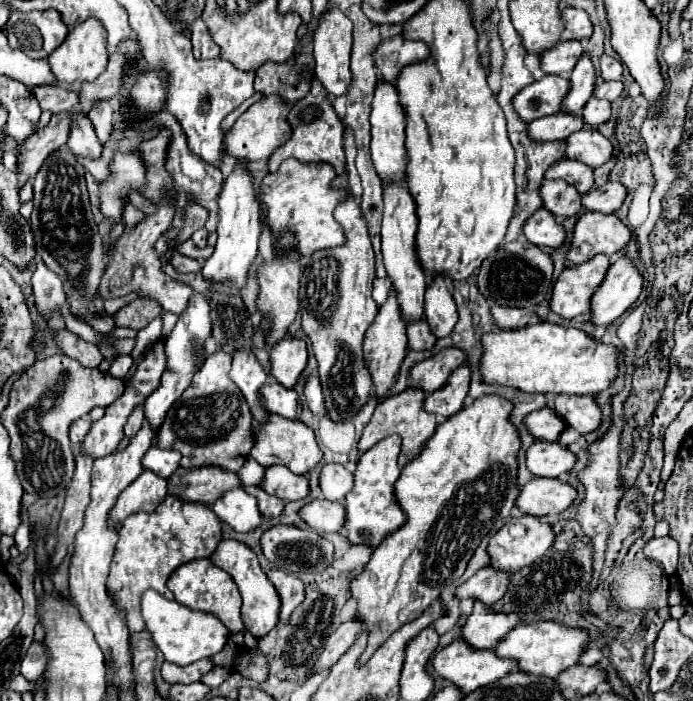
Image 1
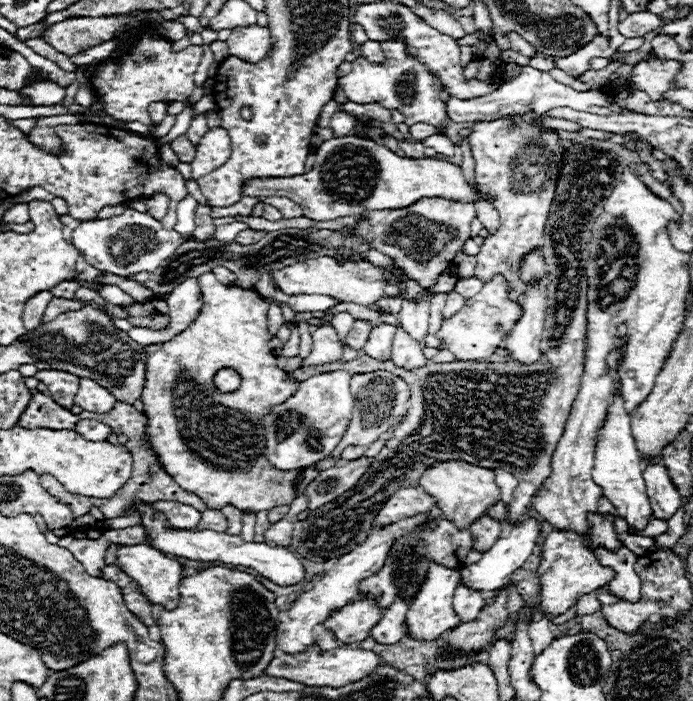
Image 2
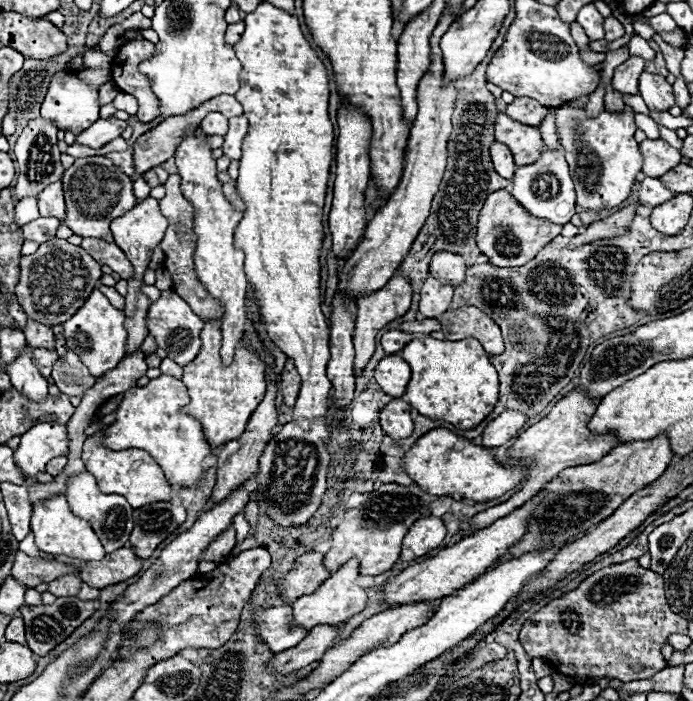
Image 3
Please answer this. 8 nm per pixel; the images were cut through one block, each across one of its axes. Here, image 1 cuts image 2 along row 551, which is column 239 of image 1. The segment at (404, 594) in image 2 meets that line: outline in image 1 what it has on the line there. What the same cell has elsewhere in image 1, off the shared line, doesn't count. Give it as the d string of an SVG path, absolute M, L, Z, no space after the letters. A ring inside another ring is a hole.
M224 350L214 352L206 358L202 370L198 370L184 390L184 394L168 410L162 428L156 434L156 446L178 450L182 454L184 468L218 466L230 472L238 472L248 460L254 446L252 416L242 398L238 386L230 380L230 354Z

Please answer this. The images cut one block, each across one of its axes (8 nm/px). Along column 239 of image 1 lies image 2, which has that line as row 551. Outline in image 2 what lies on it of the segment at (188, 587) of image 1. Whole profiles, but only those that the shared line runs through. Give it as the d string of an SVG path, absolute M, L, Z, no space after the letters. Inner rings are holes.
M596 546L594 556L598 558L598 562L602 562L602 566L610 566L614 570L614 578L608 584L610 594L626 602L638 602L638 598L642 598L640 578L634 570L634 562L638 560L638 556L634 552L624 546L618 550L606 550L604 546Z

